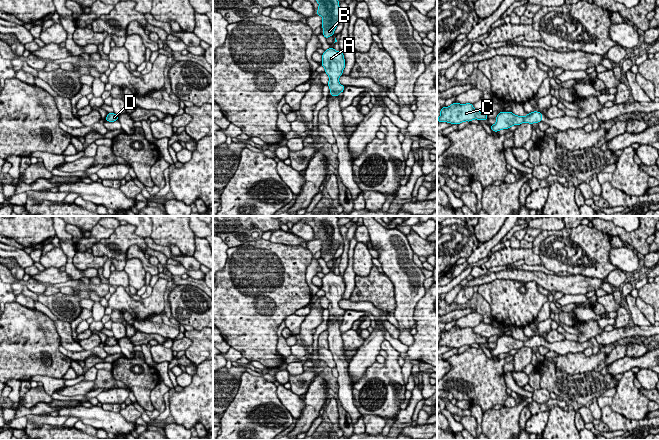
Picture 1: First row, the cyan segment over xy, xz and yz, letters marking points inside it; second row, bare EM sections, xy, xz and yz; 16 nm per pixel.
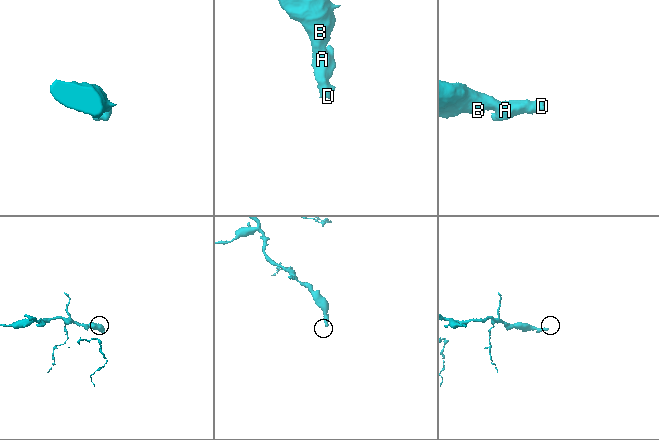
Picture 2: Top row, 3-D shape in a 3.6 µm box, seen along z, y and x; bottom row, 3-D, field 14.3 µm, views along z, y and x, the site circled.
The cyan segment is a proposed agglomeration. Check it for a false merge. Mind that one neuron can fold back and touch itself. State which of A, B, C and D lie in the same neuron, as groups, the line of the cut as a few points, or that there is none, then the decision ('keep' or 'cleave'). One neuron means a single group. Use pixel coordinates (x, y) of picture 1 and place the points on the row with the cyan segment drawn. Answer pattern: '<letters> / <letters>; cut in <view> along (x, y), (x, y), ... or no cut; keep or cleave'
A B C D; no cut; keep

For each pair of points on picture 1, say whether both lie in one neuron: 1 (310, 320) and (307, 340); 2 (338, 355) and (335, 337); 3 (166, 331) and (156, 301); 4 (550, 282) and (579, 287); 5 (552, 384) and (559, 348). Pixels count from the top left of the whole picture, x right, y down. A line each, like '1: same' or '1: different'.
1: same
2: same
3: different
4: same
5: different

